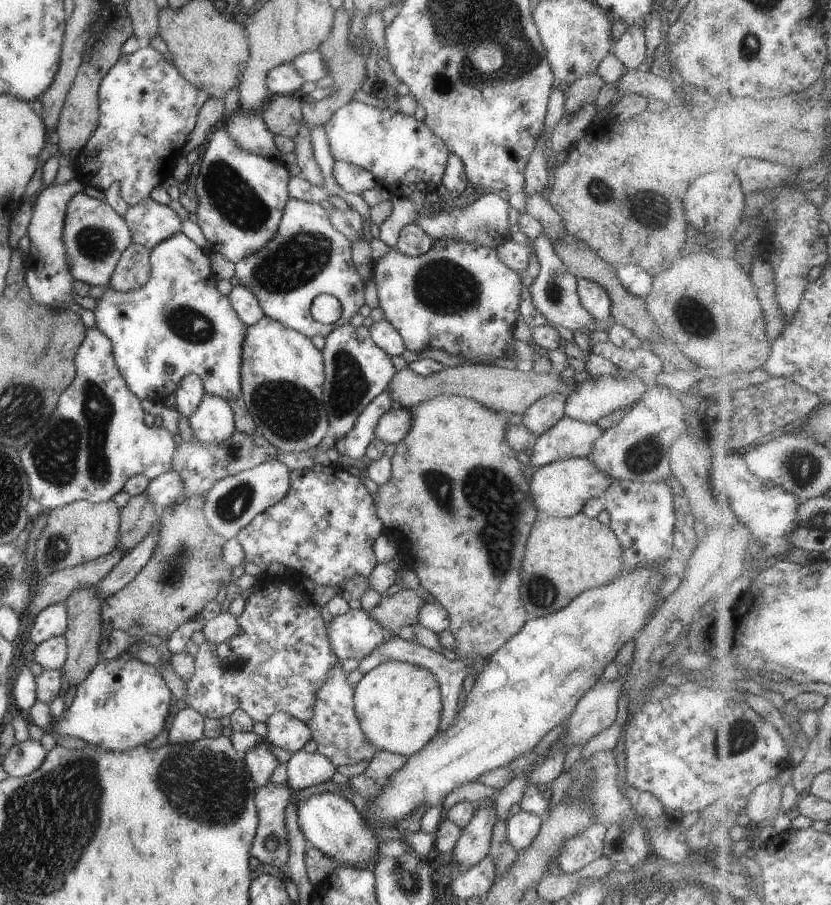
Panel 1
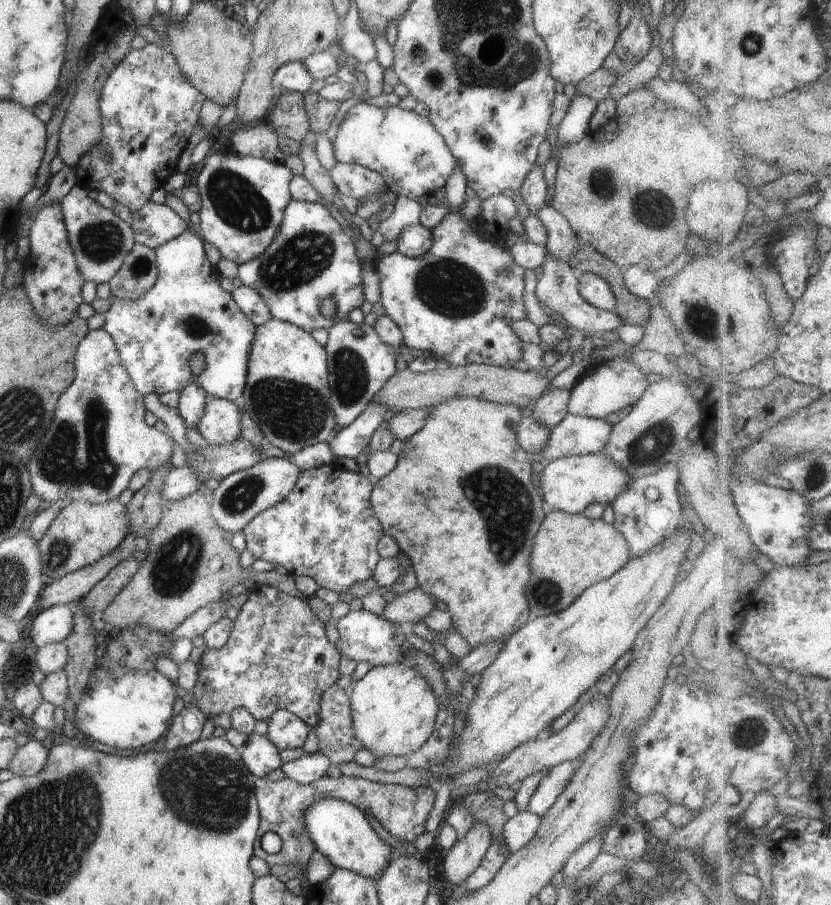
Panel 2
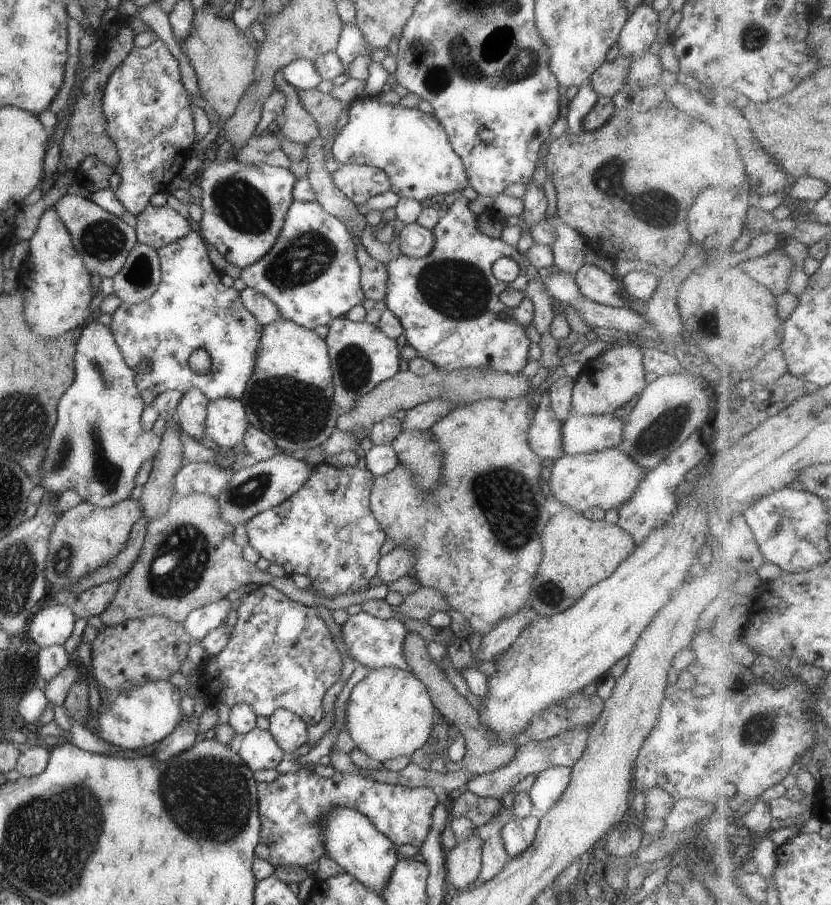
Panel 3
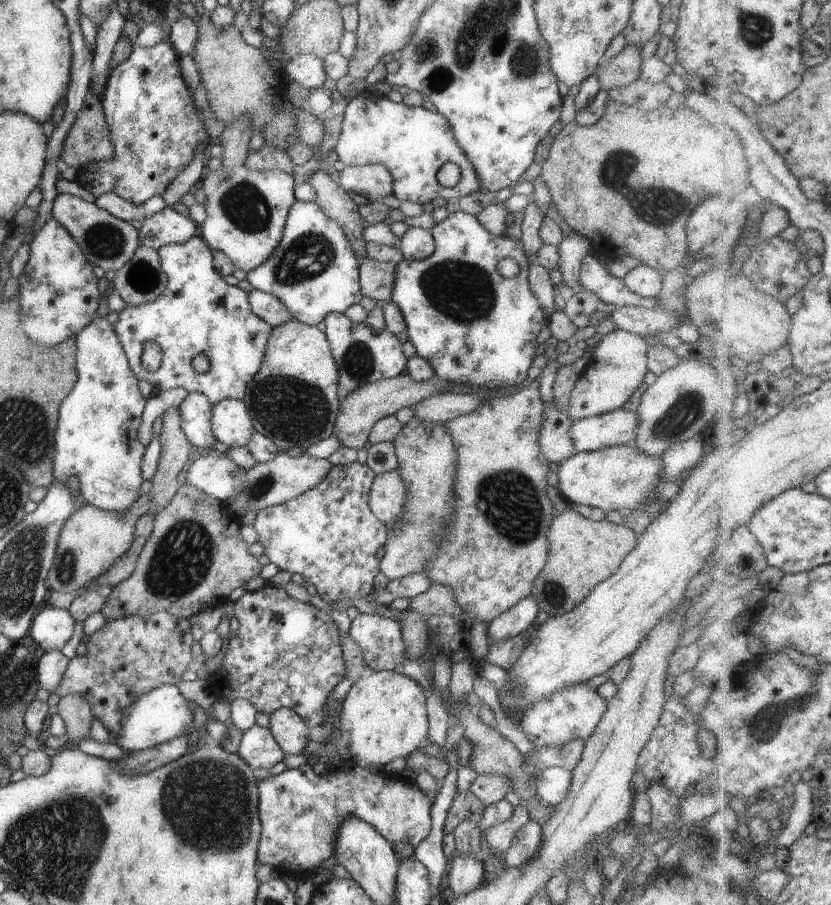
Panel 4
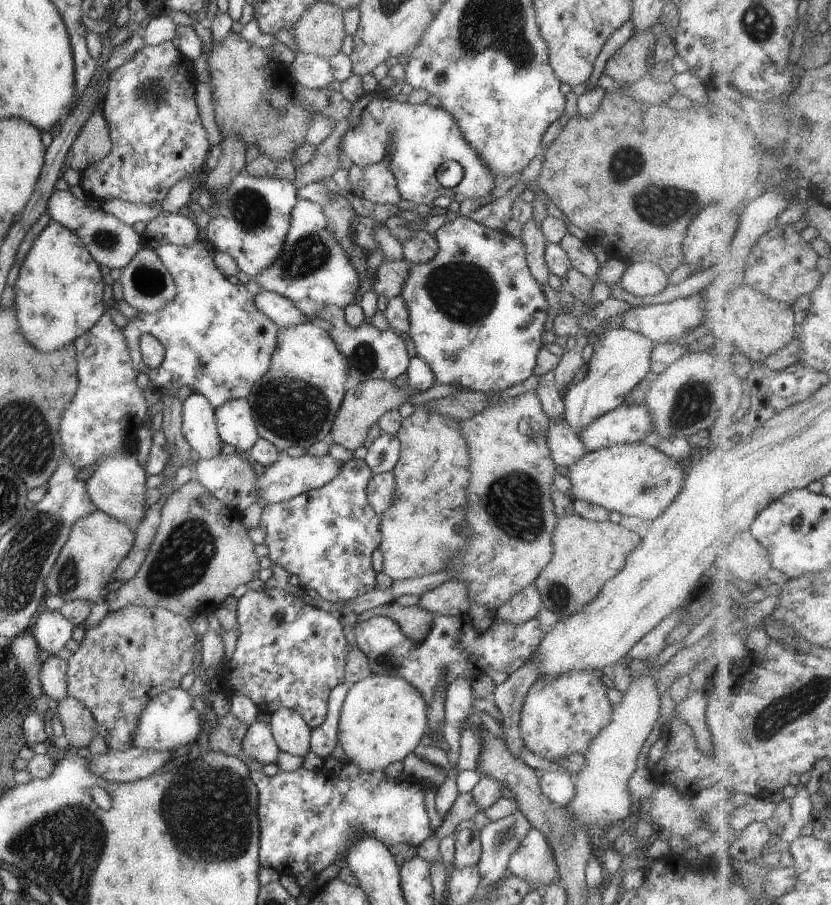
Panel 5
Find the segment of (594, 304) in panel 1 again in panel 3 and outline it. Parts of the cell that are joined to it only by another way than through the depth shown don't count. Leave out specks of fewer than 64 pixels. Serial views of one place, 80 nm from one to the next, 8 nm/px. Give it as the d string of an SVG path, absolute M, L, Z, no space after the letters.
M583 263L573 277L580 294L588 301L610 307L624 307L628 304L623 296L620 279L610 277L608 272L598 266Z

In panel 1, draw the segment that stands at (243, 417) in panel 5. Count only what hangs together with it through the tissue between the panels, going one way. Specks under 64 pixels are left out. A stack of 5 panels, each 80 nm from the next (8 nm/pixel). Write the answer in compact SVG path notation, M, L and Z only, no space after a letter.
M203 393L195 412L187 417L195 441L222 443L233 431L234 416L230 404L221 397Z

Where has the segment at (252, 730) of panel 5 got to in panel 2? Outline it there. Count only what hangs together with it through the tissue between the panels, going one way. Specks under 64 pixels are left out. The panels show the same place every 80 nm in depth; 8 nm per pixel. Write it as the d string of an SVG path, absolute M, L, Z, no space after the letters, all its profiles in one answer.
M251 732L239 751L248 771L257 778L263 778L270 770L280 768L282 763L279 749L270 742L267 735Z

